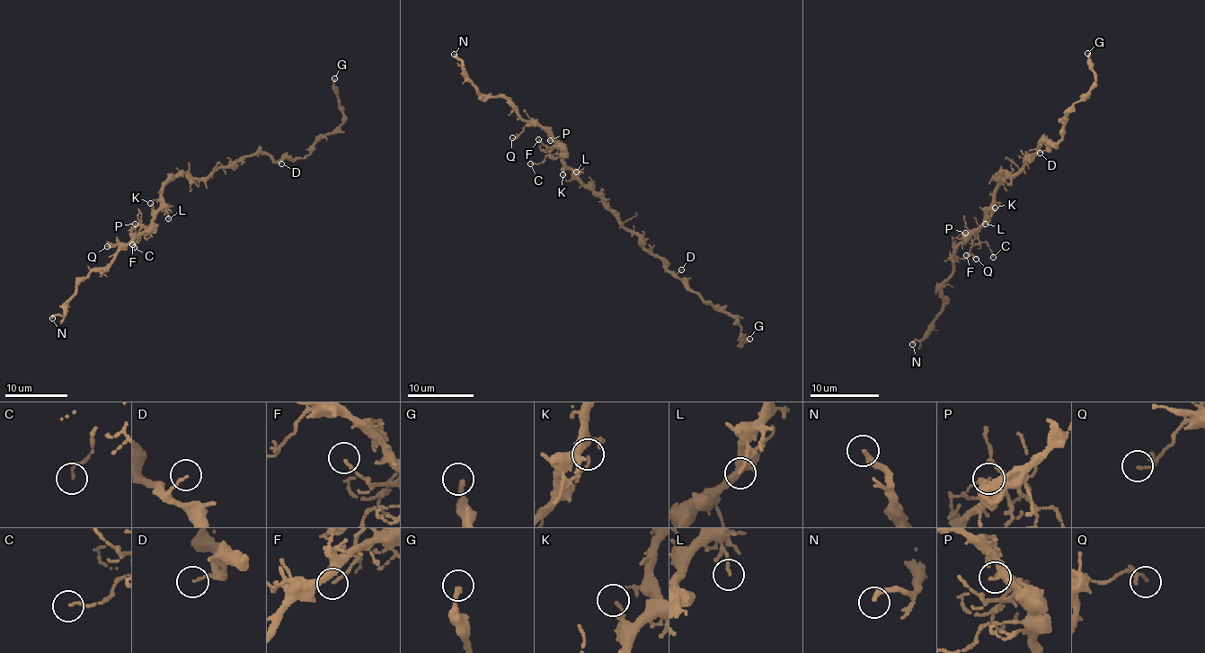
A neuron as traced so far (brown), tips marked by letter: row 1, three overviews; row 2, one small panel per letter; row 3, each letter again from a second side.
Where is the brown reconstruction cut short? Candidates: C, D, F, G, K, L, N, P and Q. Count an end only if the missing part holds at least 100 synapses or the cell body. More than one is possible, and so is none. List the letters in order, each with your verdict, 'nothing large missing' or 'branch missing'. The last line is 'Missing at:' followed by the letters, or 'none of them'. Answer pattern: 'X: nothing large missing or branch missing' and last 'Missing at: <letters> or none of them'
C: nothing large missing
D: nothing large missing
F: nothing large missing
G: nothing large missing
K: nothing large missing
L: nothing large missing
N: branch missing
P: nothing large missing
Q: nothing large missing
Missing at: N

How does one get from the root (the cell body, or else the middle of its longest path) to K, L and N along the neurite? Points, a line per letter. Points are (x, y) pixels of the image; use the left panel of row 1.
K: (191, 178), (179, 174), (163, 188), (161, 207), (152, 211), (150, 203)
L: (191, 178), (179, 174), (163, 188), (162, 202), (168, 218)
N: (191, 178), (179, 174), (164, 185), (162, 207), (150, 225), (110, 263), (77, 284), (64, 314), (52, 318)

